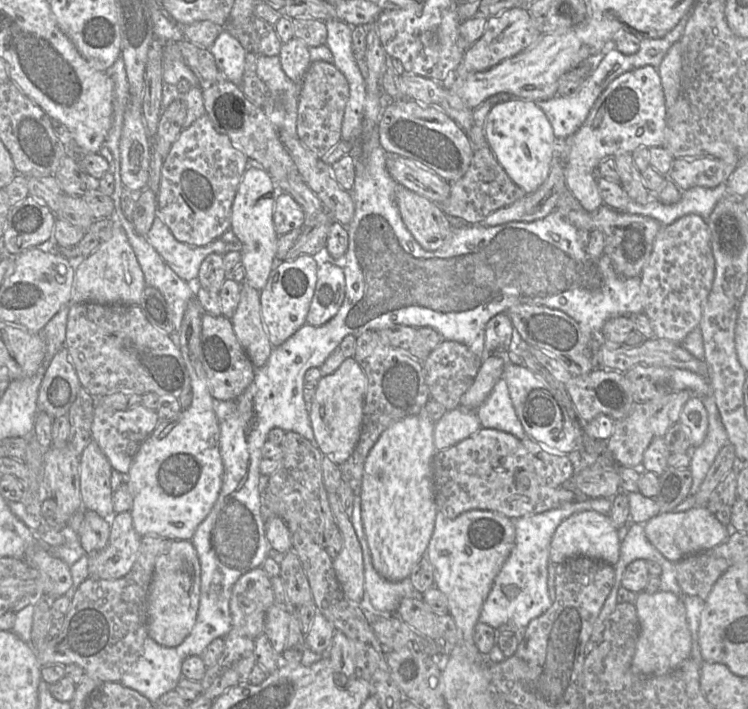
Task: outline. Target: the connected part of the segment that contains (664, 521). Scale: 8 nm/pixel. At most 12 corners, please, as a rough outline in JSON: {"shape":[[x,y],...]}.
{"shape":[[706,506],[659,513],[649,542],[676,563],[732,532]]}

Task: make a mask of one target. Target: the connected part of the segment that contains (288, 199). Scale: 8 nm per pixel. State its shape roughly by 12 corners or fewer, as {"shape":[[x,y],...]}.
{"shape":[[279,190],[273,211],[278,236],[302,229],[305,214]]}

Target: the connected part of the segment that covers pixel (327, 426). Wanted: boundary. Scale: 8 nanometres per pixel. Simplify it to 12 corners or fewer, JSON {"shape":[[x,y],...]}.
{"shape":[[354,358],[320,378],[309,418],[342,465],[359,441],[367,378]]}

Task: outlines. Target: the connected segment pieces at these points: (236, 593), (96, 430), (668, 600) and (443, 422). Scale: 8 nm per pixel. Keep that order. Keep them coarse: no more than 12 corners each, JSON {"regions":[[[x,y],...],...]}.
{"regions":[[[262,567],[243,574],[230,597],[232,628],[251,639],[275,603]],[[137,405],[95,406],[94,440],[113,470],[127,476],[160,419]],[[641,591],[631,667],[664,675],[690,658],[683,601]],[[460,405],[435,422],[436,451],[481,428],[476,410]]]}

